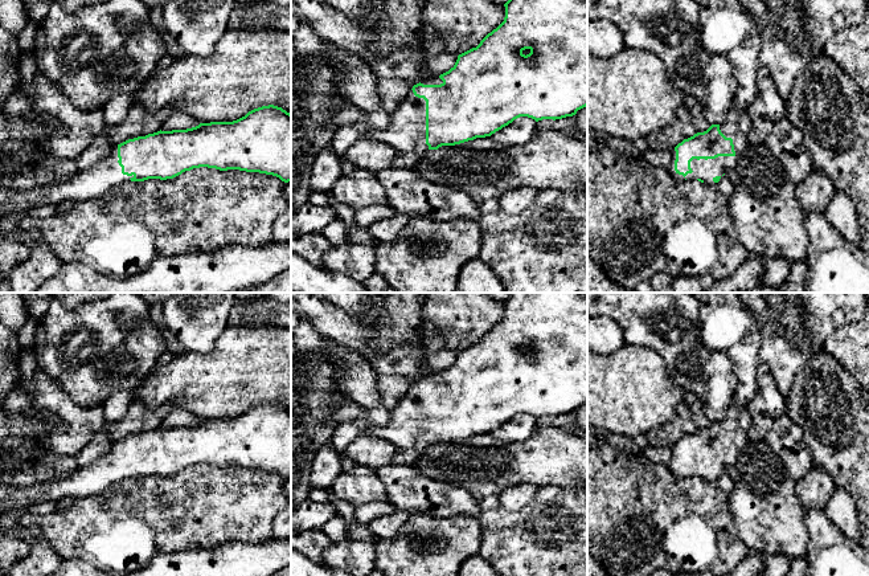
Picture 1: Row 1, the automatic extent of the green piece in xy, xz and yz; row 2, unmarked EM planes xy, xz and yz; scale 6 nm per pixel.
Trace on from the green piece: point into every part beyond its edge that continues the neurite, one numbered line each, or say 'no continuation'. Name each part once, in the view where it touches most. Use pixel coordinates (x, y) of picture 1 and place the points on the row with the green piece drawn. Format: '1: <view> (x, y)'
1: yz (737, 125)

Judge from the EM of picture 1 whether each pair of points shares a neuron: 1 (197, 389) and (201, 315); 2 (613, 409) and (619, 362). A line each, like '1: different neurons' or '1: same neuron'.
1: different neurons
2: same neuron

